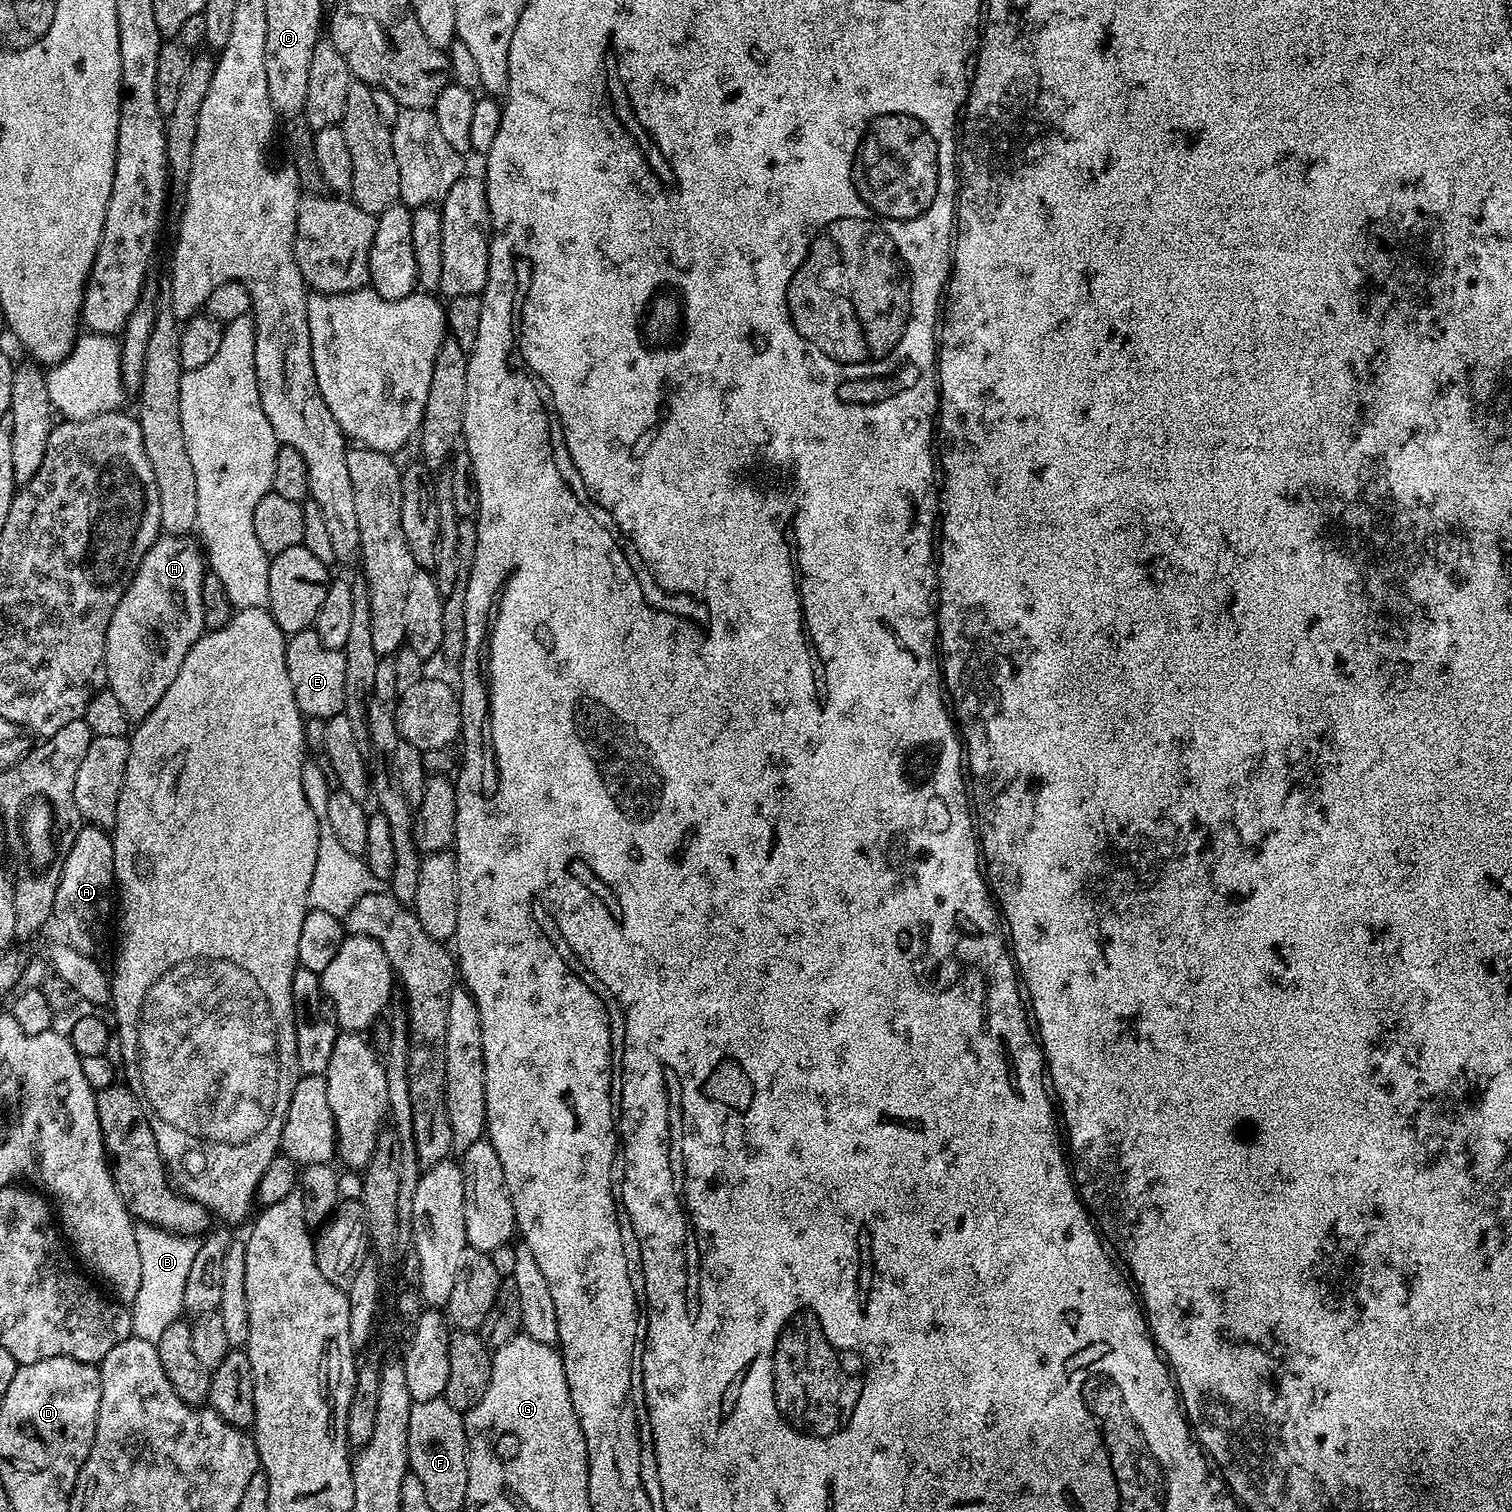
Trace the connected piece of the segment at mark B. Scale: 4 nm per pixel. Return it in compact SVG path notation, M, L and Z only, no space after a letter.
M136 1224L138 1254L142 1254L142 1287L130 1305L132 1313L132 1335L142 1338L142 1342L156 1344L162 1338L162 1330L170 1322L181 1319L184 1312L186 1277L190 1274L190 1265L194 1263L194 1254L198 1254L200 1240L195 1236L179 1236L152 1224Z

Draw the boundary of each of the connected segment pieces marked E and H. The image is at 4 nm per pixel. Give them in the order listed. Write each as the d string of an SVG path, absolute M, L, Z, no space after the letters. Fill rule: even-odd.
M310 627L301 632L291 633L287 637L284 653L286 670L290 674L290 686L294 690L294 698L301 713L305 717L324 721L332 716L341 715L346 698L346 658L343 651L322 646L322 638L318 638L315 627Z
M161 534L156 537L154 546L146 550L128 589L122 594L106 630L104 668L108 671L107 691L112 692L114 698L118 698L129 721L144 720L146 714L150 714L150 710L158 706L162 694L170 690L170 682L178 678L178 670L182 670L186 654L190 654L194 642L198 642L198 638L204 635L206 629L203 620L202 584L205 573L205 553L191 535Z

